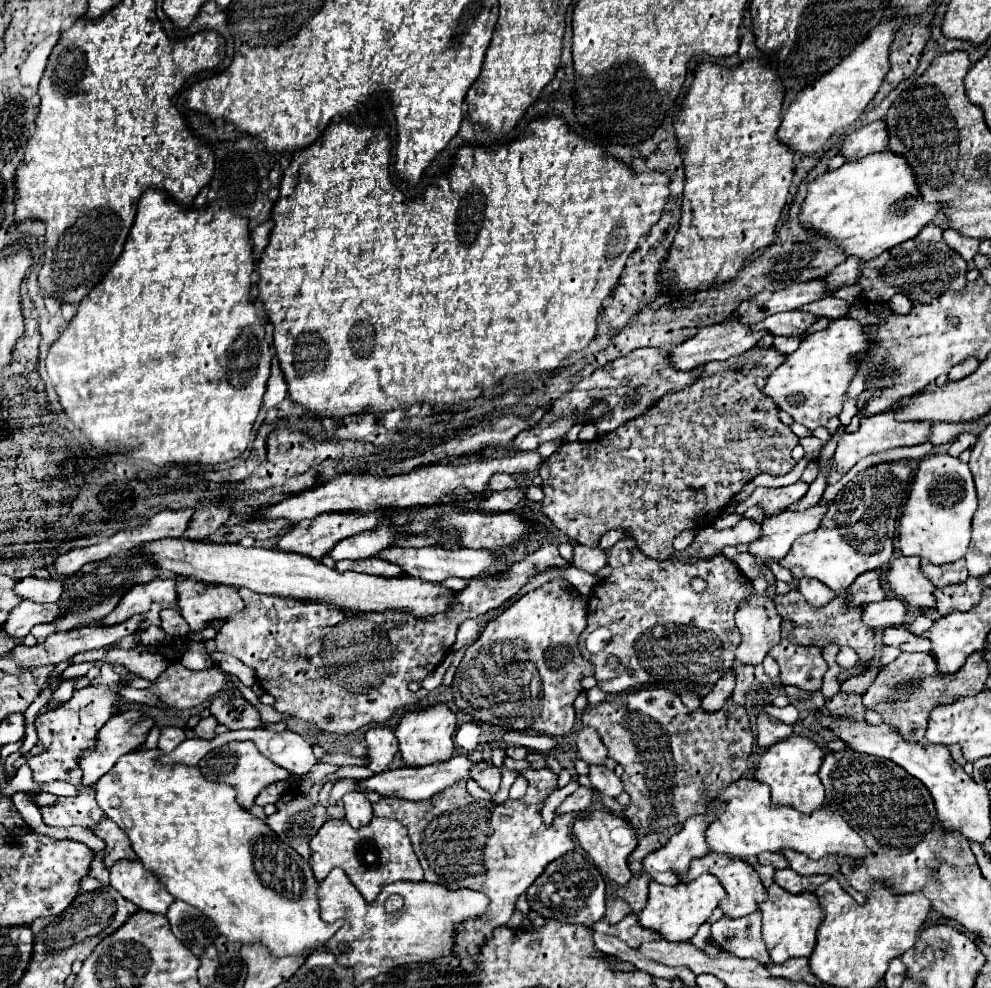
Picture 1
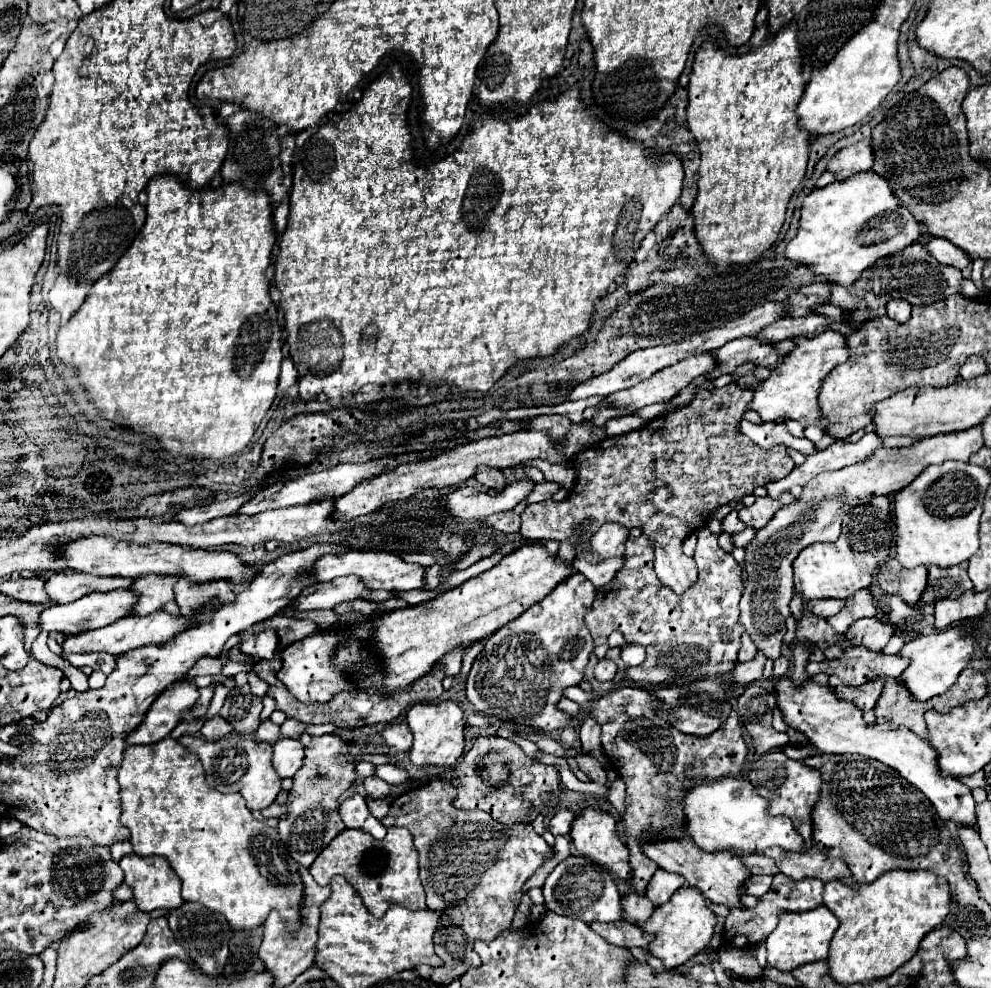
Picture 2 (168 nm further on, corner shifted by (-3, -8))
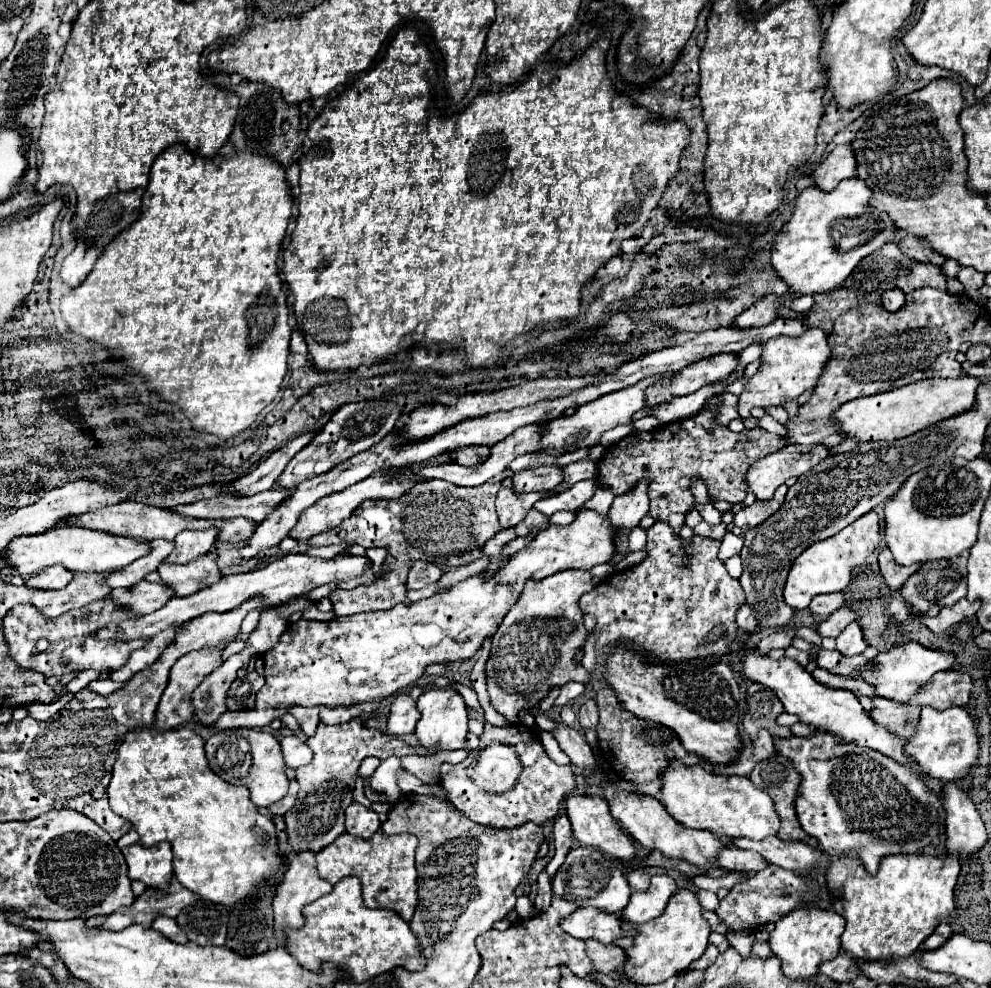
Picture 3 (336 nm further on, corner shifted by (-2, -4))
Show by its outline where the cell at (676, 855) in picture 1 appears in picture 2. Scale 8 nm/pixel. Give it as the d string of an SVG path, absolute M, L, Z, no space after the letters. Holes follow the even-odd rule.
M657 869L655 875L651 877L645 895L651 899L653 905L661 905L671 897L673 891L677 891L679 887L685 884L685 879L675 873L669 873Z

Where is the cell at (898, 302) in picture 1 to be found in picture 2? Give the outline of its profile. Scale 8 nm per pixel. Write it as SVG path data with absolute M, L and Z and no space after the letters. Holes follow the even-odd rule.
M893 299L887 303L887 315L895 321L907 321L911 317L911 305L905 299Z

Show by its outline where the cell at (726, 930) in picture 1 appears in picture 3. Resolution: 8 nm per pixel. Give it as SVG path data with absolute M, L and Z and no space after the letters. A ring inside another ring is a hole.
M768 865L764 871L754 873L754 877L746 879L744 883L734 885L716 907L716 915L734 931L756 931L766 923L776 923L784 913L796 909L800 905L800 895L804 895L808 887L816 887L816 883L782 867Z

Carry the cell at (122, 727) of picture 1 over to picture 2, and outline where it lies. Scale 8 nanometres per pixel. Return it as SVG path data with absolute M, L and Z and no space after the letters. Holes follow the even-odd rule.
M173 683L169 689L165 689L159 699L149 707L139 727L135 727L131 733L127 733L125 743L127 745L151 745L155 741L161 741L167 737L173 727L179 723L181 713L195 703L199 697L199 691L191 683Z

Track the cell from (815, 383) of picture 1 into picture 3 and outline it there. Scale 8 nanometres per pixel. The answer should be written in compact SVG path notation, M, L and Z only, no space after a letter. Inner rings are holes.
M806 329L800 337L776 337L766 341L762 347L760 369L748 381L744 391L738 397L738 413L740 417L750 417L752 407L768 407L782 405L788 399L798 399L806 389L812 389L830 359L828 335L818 329Z

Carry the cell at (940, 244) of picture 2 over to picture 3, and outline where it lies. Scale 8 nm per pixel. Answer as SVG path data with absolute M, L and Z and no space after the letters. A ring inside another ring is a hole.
M906 235L902 241L898 241L898 247L904 251L904 255L912 257L918 263L932 263L932 265L942 265L946 259L940 255L934 255L928 251L928 247L922 247L912 235Z

